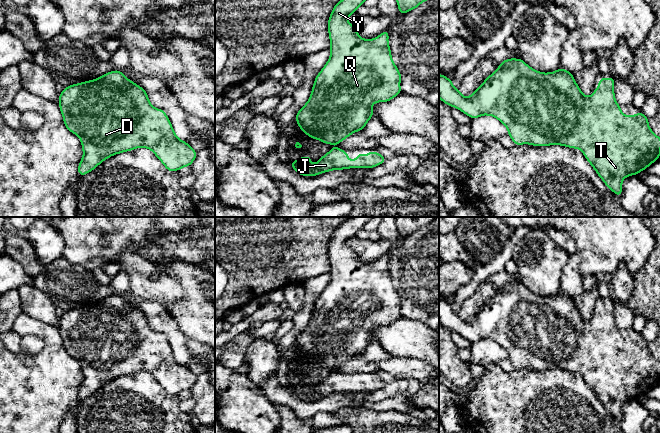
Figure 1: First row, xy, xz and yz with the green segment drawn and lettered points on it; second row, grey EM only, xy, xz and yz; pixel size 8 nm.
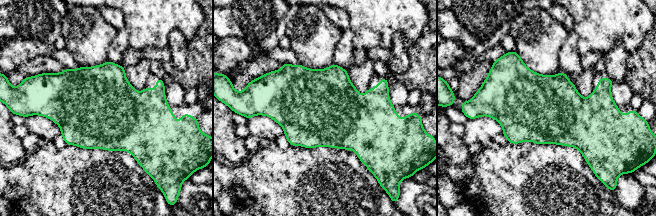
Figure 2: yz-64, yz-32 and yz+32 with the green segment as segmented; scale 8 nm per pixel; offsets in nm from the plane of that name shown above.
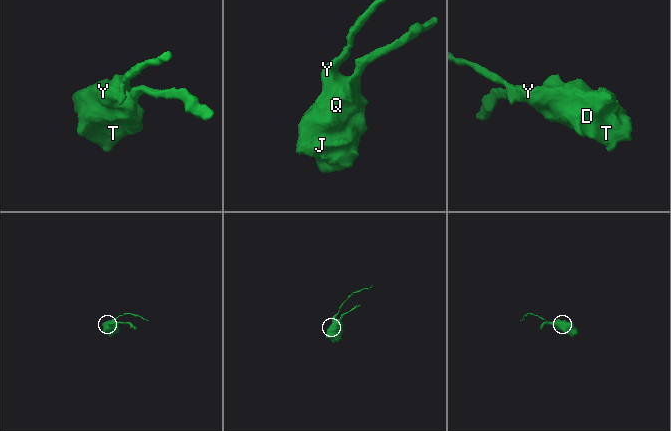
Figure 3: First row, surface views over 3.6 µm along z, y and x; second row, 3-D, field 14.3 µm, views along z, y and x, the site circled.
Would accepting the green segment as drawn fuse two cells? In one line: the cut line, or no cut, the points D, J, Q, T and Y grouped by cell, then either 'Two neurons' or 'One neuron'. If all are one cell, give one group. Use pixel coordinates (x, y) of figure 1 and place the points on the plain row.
No split. Groups: D J Q T Y. One neuron

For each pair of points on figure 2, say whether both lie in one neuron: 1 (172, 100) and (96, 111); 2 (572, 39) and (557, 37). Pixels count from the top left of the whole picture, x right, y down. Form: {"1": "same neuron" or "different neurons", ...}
{"1": "different neurons", "2": "different neurons"}

